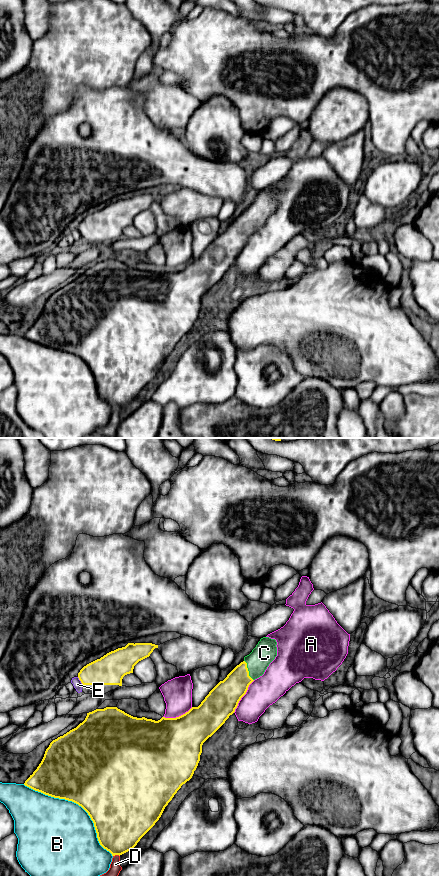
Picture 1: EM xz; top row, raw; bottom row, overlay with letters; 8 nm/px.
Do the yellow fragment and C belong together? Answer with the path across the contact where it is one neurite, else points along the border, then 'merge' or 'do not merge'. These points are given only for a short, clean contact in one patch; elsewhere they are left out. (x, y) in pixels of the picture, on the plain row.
merge

